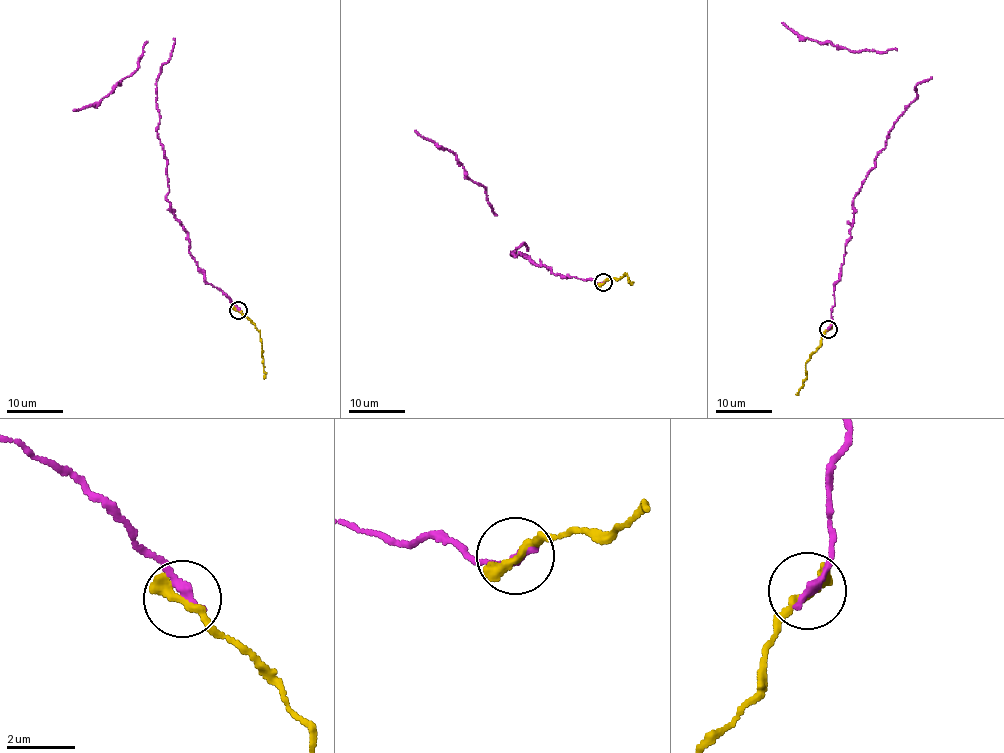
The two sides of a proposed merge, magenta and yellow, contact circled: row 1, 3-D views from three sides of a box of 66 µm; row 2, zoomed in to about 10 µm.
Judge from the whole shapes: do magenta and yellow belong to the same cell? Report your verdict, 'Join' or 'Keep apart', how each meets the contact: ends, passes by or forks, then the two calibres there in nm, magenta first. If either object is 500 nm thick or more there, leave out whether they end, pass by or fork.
Join. At the ring magenta ends. At the ring yellow ends. Thickness 280 nm (magenta) against 360 nm

